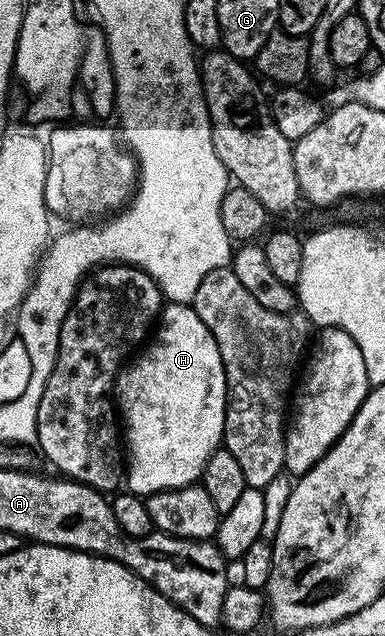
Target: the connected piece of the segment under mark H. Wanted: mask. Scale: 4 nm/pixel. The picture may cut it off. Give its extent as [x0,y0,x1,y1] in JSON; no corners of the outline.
[114,304,228,499]

